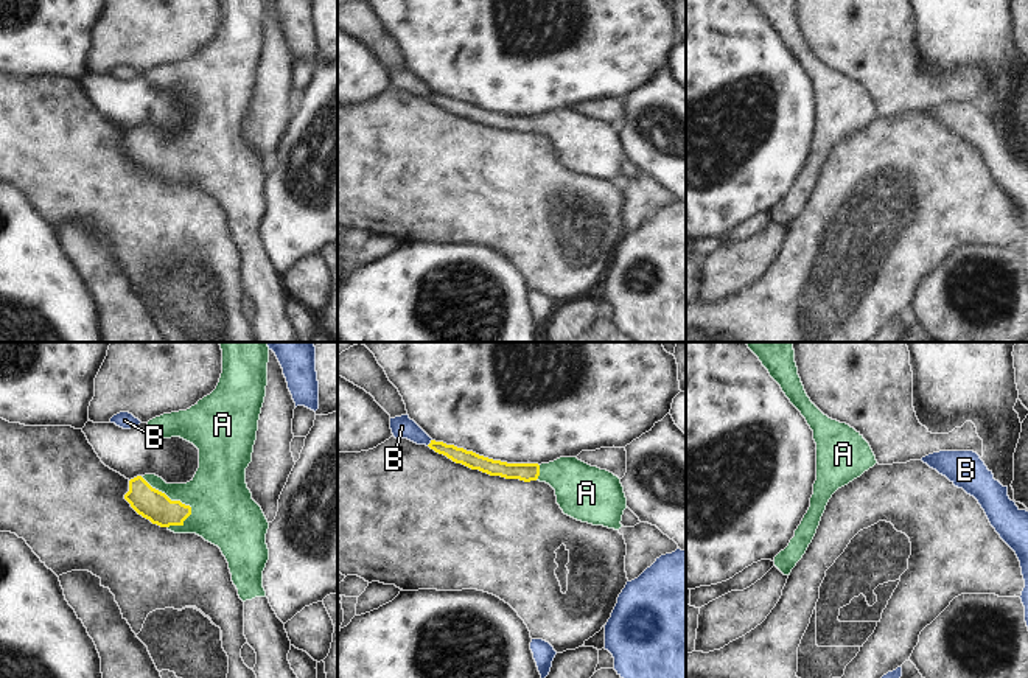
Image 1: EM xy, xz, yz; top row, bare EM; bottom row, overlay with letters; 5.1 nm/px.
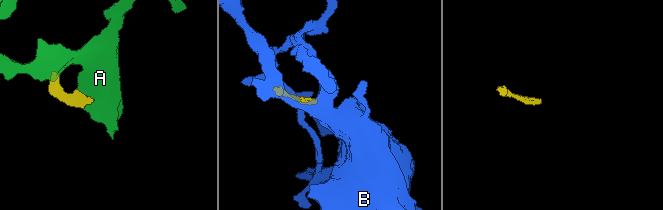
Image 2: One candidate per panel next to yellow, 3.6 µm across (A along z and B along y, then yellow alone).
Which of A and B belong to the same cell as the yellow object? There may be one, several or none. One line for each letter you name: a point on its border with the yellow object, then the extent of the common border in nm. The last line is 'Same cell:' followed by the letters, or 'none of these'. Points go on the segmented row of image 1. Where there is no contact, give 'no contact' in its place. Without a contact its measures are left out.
A: contact xy (174, 501); length 340 nm
Same cell: A

